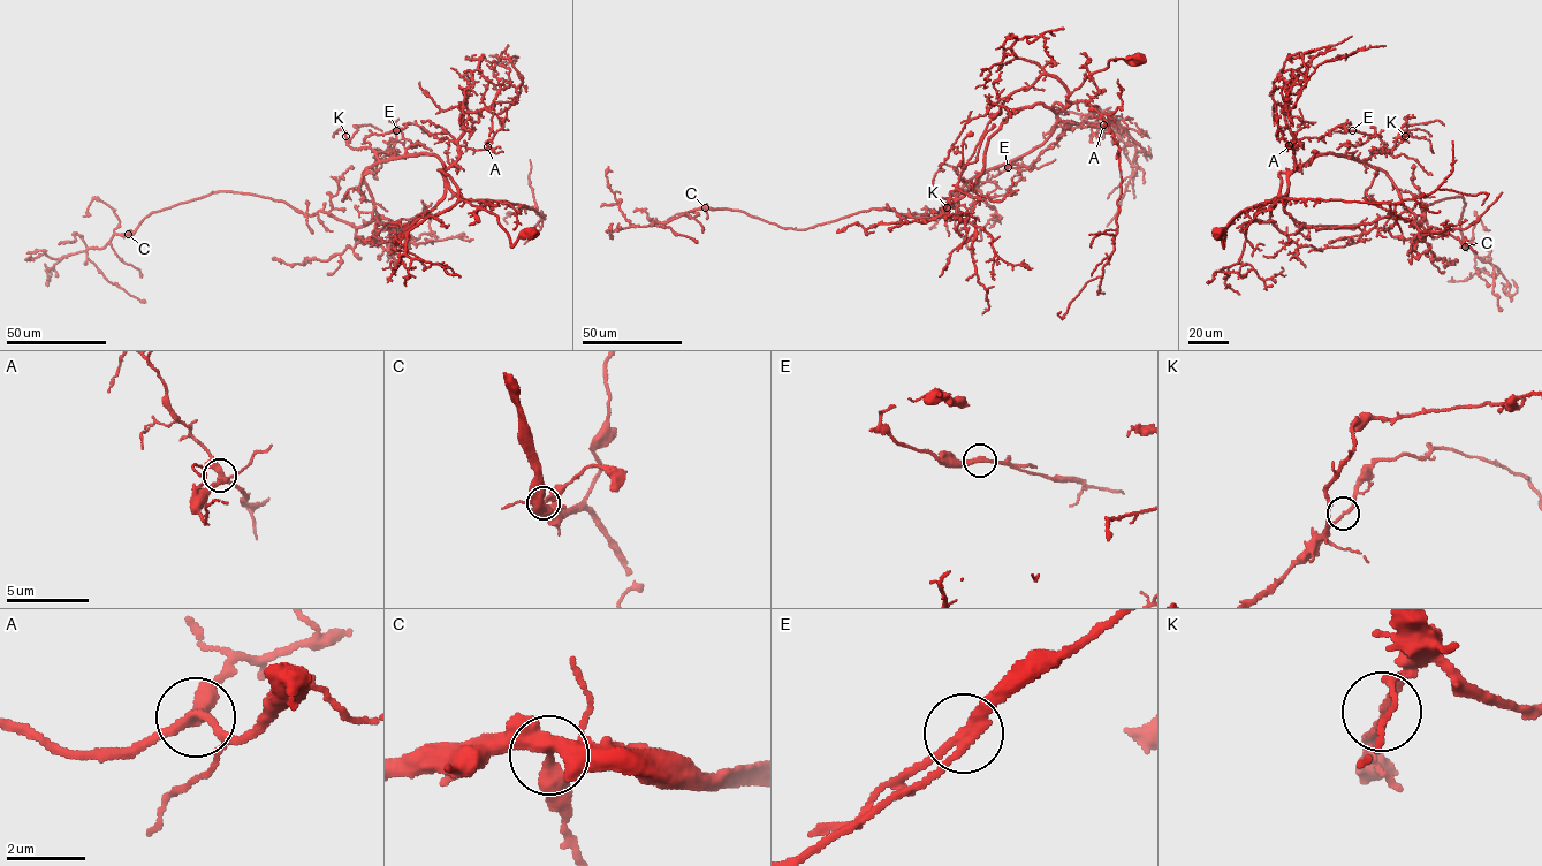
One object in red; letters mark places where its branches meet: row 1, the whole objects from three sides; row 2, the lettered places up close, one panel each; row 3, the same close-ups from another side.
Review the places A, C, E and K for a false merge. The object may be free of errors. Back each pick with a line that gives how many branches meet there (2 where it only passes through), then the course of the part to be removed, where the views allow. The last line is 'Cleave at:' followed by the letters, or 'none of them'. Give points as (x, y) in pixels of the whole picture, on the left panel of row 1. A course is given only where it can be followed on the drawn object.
Cleave at: none of them

